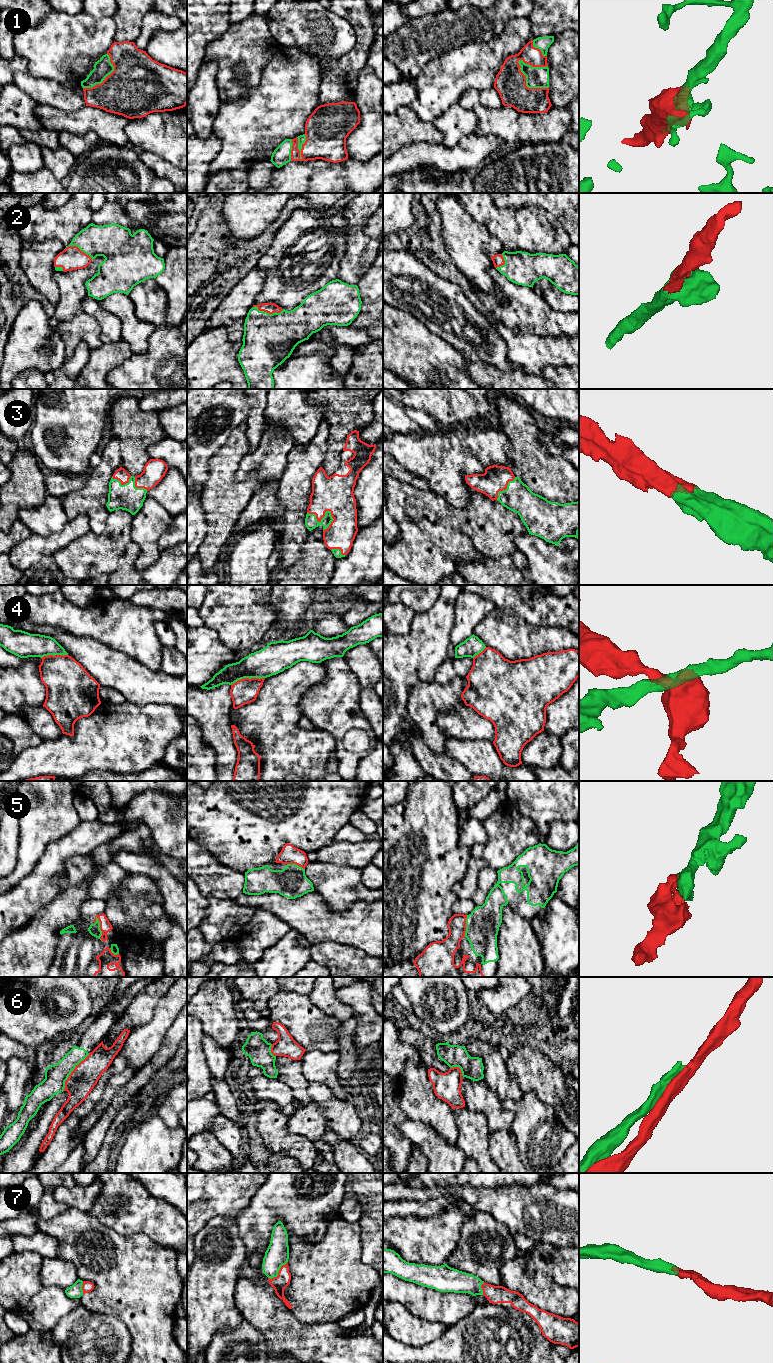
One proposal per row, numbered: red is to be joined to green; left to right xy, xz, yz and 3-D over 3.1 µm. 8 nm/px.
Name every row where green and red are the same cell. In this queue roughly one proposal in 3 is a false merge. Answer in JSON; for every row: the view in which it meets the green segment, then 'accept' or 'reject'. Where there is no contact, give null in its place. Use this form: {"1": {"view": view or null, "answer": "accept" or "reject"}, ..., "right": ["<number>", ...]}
{"1": {"view": "yz", "answer": "accept"}, "2": {"view": "xz", "answer": "accept"}, "3": {"view": "xz", "answer": "accept"}, "4": {"view": "xz", "answer": "reject"}, "5": {"view": "xy", "answer": "accept"}, "6": {"view": "xy", "answer": "reject"}, "7": {"view": "xz", "answer": "accept"}, "right": ["1", "2", "3", "5", "7"]}

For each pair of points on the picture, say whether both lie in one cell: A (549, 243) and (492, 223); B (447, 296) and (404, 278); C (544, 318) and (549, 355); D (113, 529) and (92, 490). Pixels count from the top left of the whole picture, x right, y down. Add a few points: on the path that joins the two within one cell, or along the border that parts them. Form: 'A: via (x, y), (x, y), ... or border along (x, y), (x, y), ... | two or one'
A: via (535, 231), (506, 224) | one
B: via (436, 296), (423, 294), (415, 289) | one
C: border along (523, 330), (529, 333), (558, 336) | two
D: border along (110, 512), (105, 528), (99, 534), (93, 533) | two

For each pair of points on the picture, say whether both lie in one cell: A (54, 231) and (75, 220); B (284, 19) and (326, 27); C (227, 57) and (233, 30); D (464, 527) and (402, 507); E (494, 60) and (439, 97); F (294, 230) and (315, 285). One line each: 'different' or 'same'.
A: same
B: same
C: same
D: same
E: same
F: same

